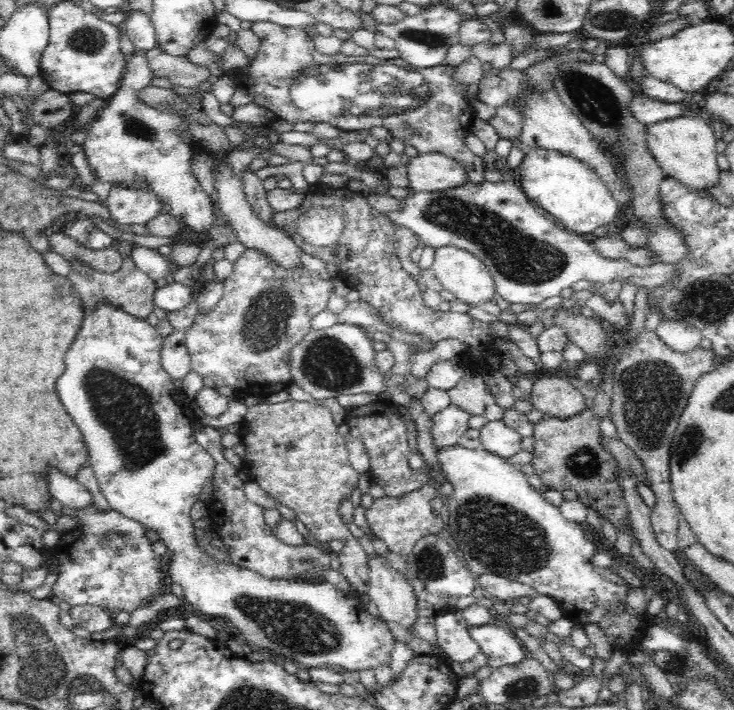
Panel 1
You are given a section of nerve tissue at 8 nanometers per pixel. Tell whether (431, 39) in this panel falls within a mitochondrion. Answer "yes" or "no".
yes

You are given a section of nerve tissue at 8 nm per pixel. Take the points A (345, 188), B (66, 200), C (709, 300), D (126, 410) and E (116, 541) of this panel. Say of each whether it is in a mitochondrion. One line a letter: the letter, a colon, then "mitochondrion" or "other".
A: other
B: other
C: mitochondrion
D: mitochondrion
E: mitochondrion

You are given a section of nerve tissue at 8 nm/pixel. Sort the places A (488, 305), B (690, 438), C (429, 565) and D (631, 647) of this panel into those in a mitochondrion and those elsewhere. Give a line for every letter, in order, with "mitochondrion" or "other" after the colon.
A: other
B: mitochondrion
C: mitochondrion
D: other

